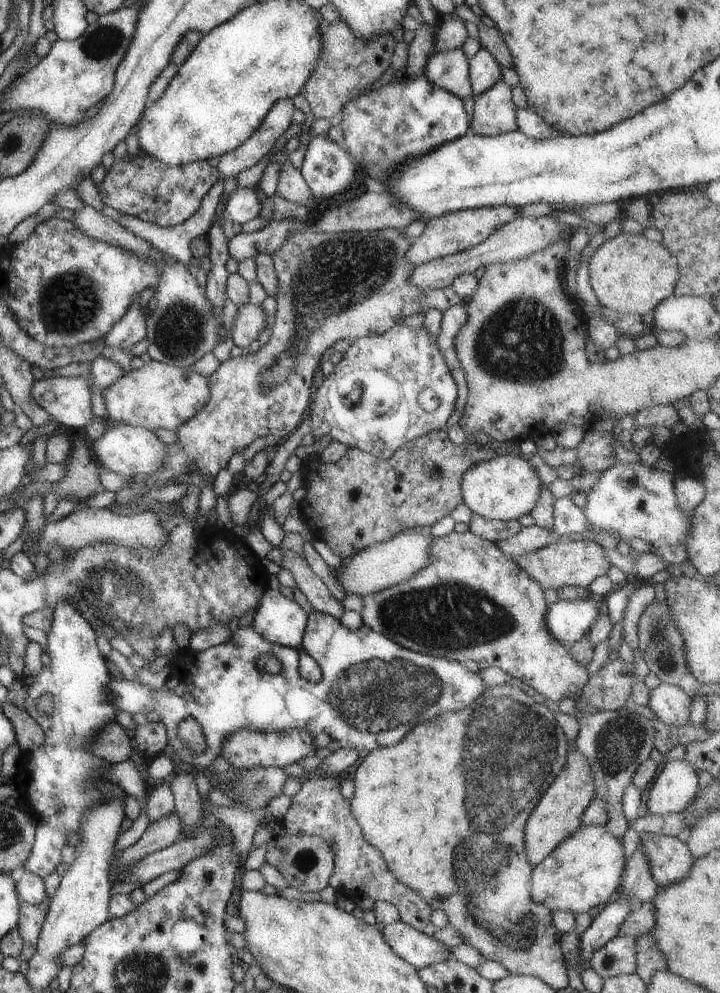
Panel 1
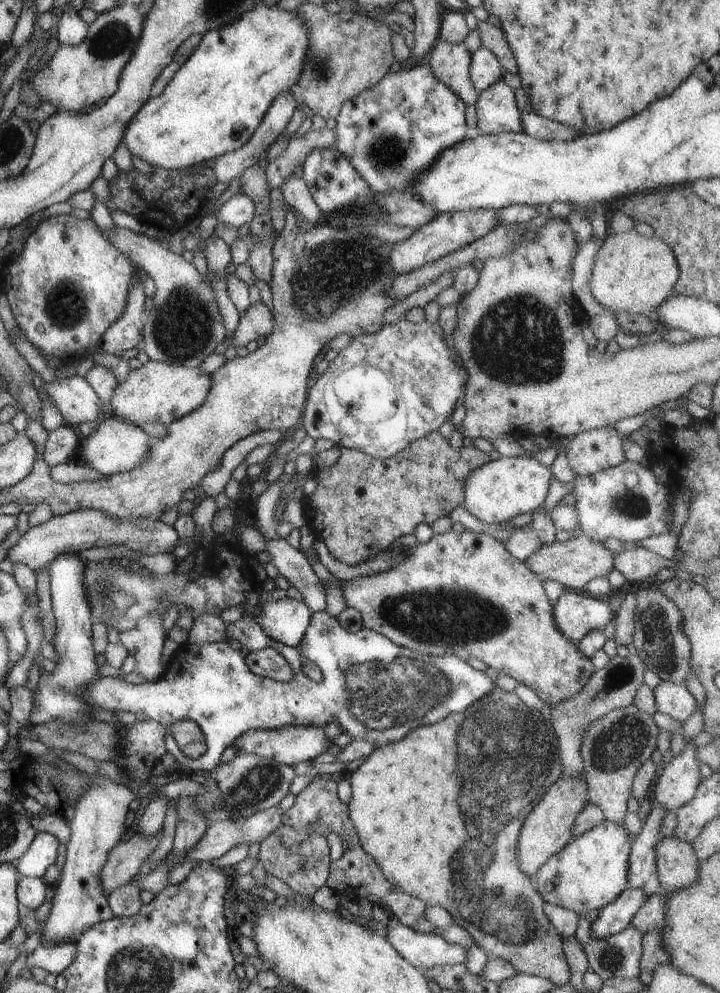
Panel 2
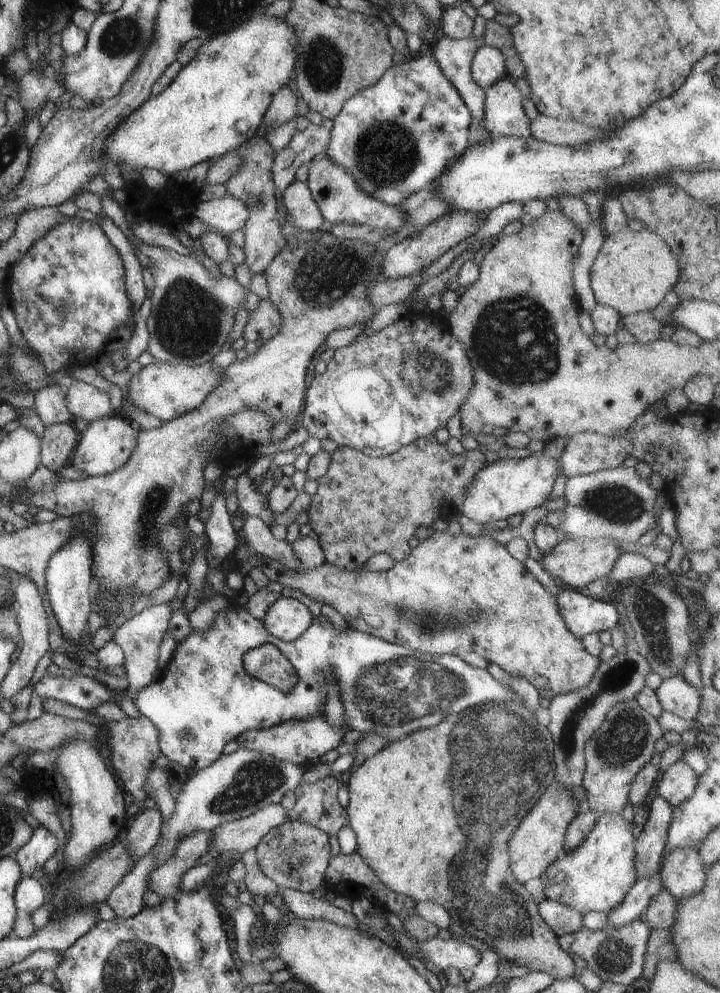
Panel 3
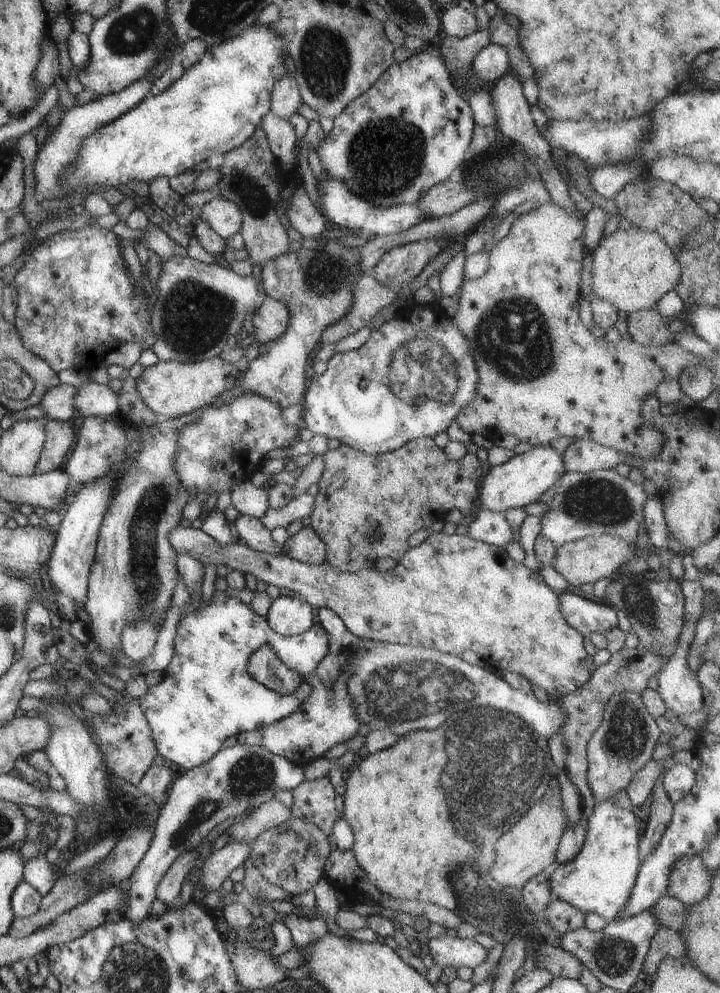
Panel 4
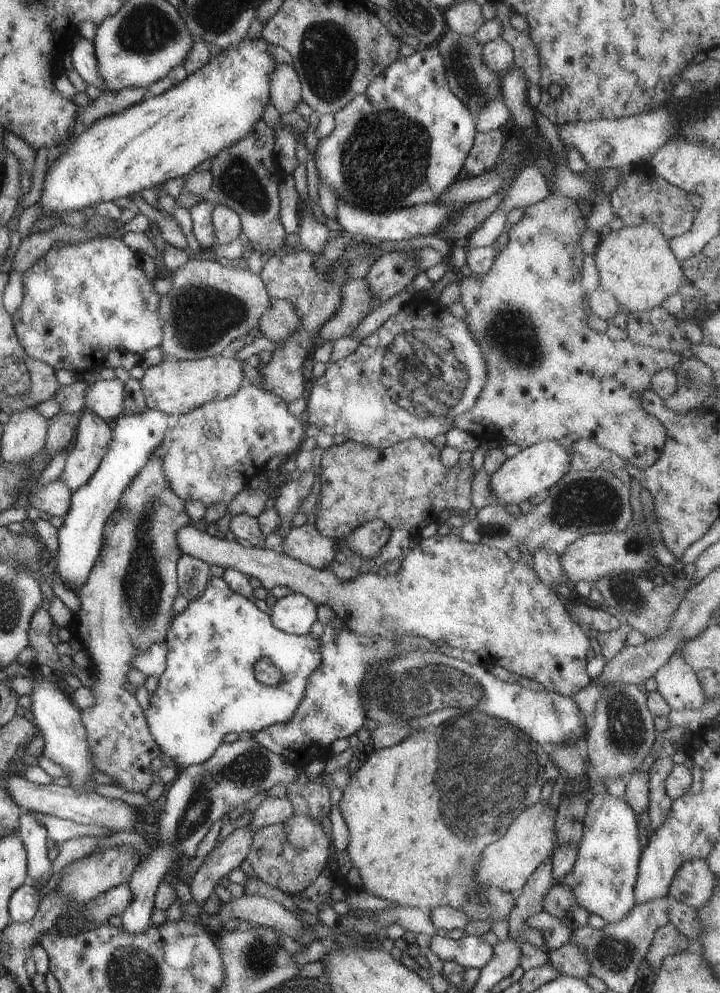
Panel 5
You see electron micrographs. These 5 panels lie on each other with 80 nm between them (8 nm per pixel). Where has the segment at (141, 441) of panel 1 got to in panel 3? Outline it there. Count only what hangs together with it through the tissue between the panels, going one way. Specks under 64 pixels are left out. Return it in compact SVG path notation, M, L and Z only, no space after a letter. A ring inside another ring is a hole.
M116 412L92 420L85 430L78 434L78 443L67 463L81 470L87 477L96 477L113 472L127 462L136 445L138 428L123 414Z

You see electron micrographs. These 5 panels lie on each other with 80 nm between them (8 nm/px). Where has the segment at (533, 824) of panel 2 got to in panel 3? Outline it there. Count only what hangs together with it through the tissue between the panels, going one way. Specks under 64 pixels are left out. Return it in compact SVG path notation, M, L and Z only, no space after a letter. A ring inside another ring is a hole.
M560 782L550 783L533 808L515 827L507 841L508 868L512 877L522 884L543 871L563 852L564 832L571 819L577 814L572 794Z

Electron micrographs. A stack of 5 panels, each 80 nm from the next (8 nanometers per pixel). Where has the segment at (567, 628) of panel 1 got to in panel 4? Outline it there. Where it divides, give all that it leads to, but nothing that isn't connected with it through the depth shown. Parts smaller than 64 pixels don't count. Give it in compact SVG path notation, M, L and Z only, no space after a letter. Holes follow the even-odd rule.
M565 590L561 592L558 601L565 622L583 637L589 637L591 632L604 634L620 623L615 616L615 608L609 604L588 601L585 597Z

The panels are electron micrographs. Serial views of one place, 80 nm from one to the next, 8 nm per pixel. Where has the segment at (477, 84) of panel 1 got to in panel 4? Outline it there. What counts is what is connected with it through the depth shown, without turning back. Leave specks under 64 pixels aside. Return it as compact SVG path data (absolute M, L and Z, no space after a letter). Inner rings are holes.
M489 41L471 60L472 71L488 87L510 71L505 48Z

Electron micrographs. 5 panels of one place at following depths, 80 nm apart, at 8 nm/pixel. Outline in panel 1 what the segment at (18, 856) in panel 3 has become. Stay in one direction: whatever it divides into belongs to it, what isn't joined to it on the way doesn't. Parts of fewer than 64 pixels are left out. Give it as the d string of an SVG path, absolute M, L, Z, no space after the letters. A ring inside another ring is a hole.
M62 601L56 605L46 632L50 662L25 686L24 709L42 728L44 737L43 742L28 753L31 756L29 764L26 770L15 774L12 785L19 796L17 807L32 815L35 821L34 843L23 868L39 878L55 871L55 866L61 862L61 848L67 844L67 834L77 833L84 811L103 799L92 784L103 779L101 774L108 763L95 756L88 745L107 723L115 722L113 716L117 709L106 695L111 676L105 658L95 645L93 632L71 603ZM42 694L52 698L52 713L48 717L36 710L35 699Z

